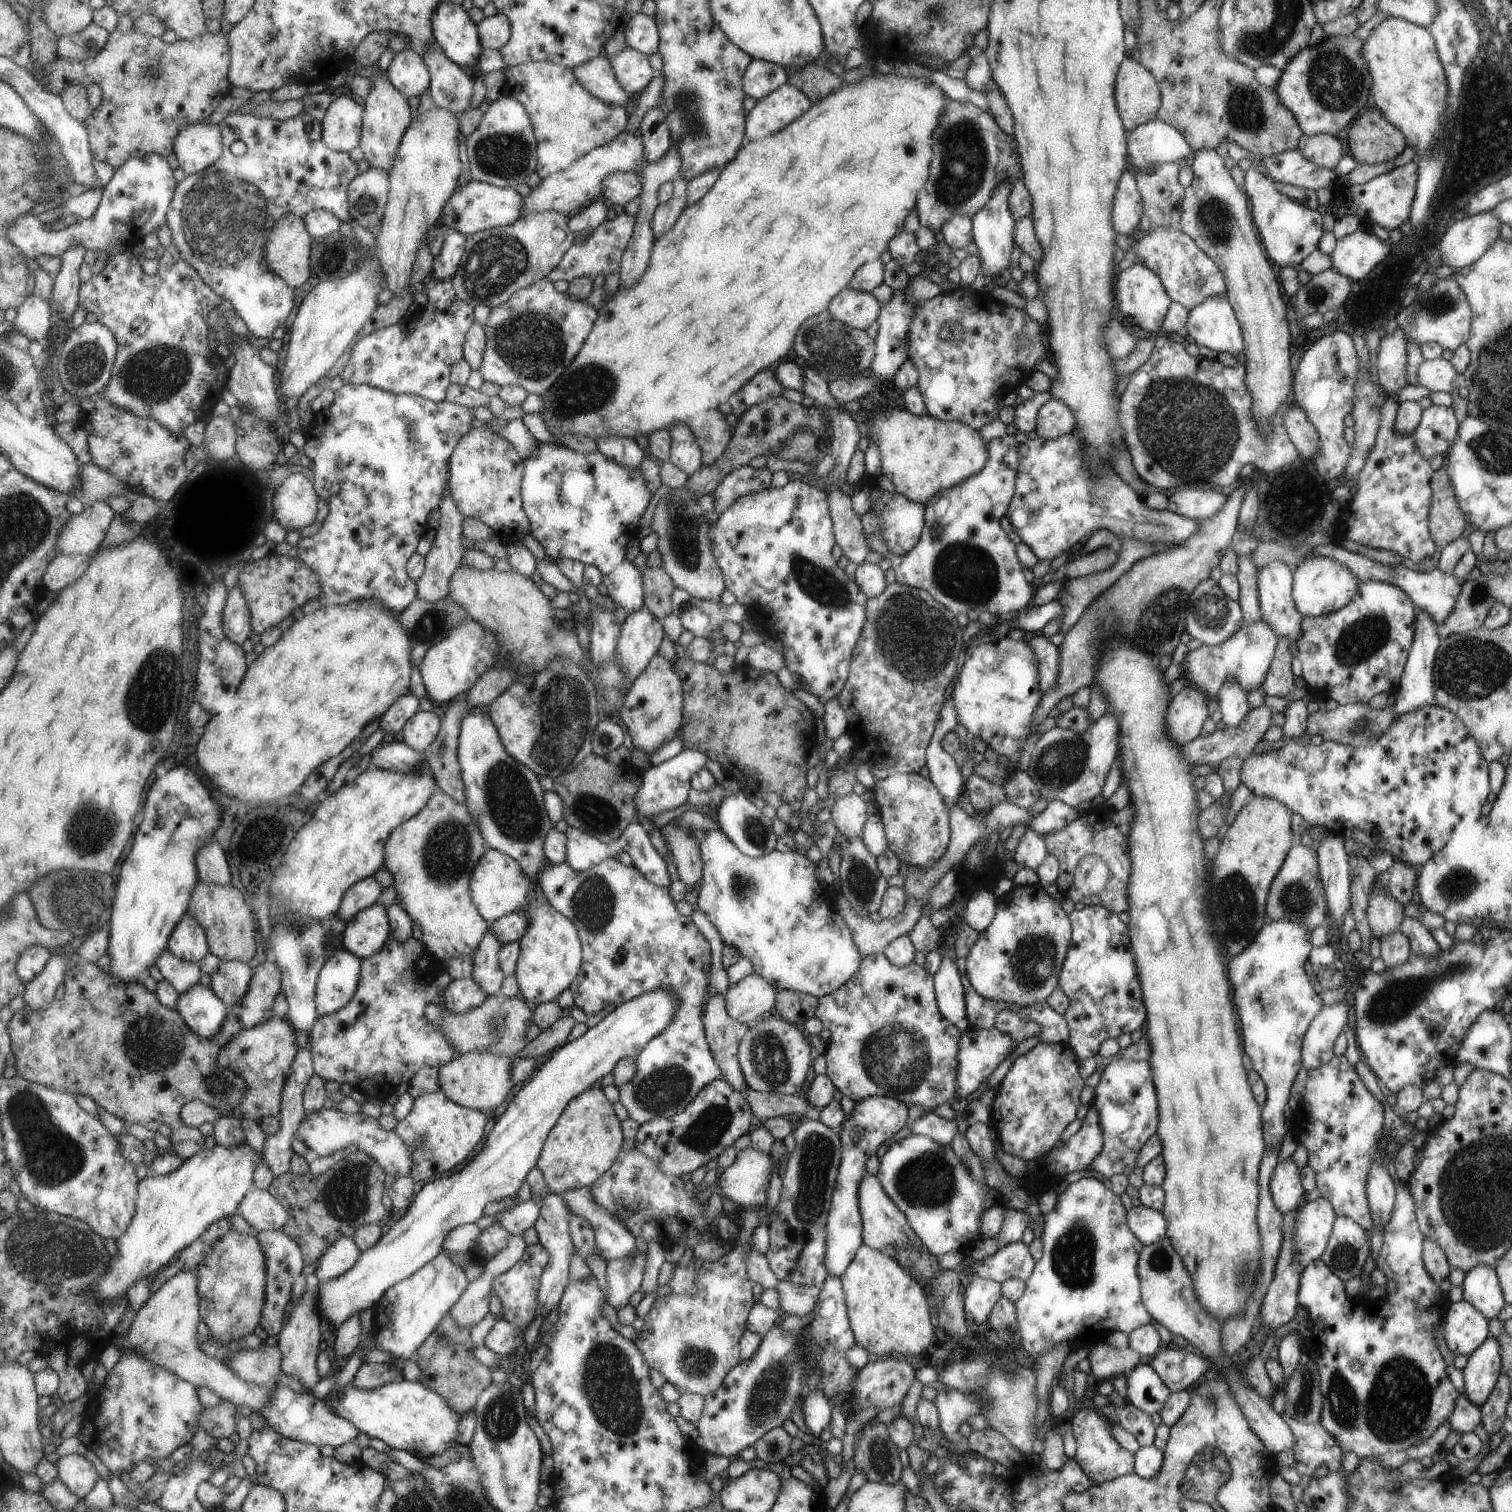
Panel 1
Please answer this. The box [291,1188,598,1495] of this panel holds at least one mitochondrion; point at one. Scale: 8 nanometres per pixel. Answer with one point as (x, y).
(499, 1418)

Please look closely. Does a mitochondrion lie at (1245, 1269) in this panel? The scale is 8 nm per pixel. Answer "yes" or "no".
yes

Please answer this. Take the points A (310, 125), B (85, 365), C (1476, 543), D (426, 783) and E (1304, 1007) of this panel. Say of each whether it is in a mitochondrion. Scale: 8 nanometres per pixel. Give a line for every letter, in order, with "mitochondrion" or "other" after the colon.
A: other
B: mitochondrion
C: other
D: other
E: other

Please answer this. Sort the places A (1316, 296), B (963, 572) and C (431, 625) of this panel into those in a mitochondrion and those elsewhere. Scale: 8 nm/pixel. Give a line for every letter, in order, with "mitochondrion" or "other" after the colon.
A: mitochondrion
B: mitochondrion
C: mitochondrion

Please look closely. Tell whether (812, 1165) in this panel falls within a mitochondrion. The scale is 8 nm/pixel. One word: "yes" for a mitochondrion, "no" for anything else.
yes

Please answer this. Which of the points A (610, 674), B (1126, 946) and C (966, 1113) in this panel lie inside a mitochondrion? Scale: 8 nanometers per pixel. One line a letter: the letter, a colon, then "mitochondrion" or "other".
A: mitochondrion
B: other
C: other

